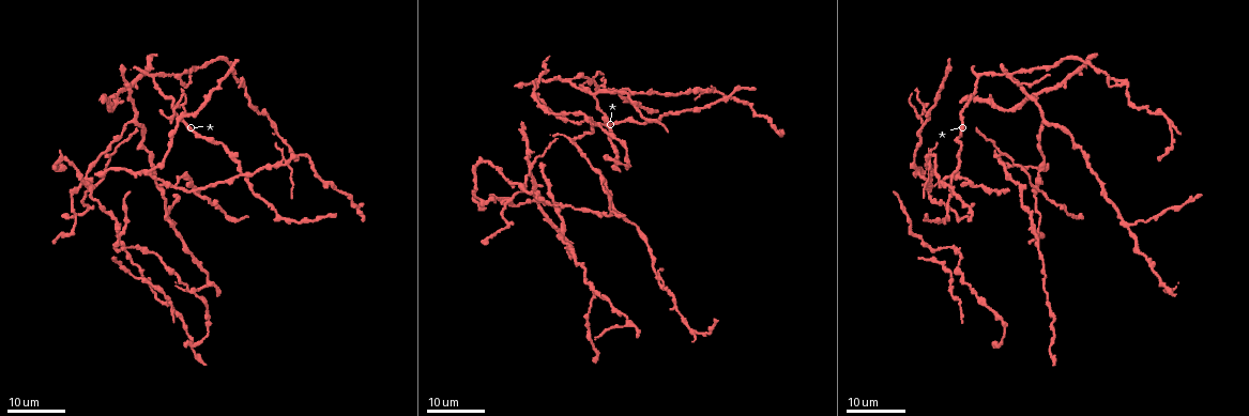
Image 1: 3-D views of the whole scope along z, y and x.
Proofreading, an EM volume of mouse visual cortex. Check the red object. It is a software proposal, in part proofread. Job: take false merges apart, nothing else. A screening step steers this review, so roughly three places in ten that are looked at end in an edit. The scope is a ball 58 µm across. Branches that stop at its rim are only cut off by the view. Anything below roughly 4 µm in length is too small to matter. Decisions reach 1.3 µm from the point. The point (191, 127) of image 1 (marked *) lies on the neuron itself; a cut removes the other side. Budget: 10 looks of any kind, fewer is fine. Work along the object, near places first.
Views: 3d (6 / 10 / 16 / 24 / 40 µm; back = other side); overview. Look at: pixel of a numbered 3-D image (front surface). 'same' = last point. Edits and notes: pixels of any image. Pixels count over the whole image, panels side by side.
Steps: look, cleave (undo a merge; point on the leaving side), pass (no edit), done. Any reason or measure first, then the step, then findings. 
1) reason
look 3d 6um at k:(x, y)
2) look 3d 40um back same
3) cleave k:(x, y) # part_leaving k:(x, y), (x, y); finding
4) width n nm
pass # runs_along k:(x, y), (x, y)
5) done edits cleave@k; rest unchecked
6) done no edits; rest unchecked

look 3d 16um at 1:(197, 192)

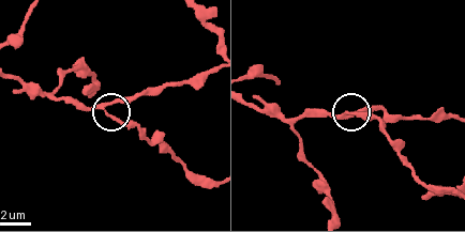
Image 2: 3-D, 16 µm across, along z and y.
closer look
look 3d 10um at 2:(105, 113)

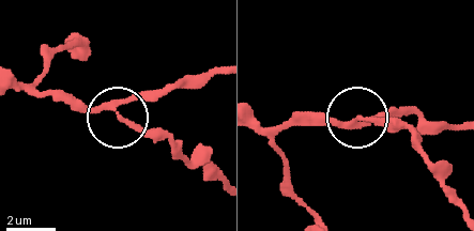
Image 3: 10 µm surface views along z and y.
side_arm 14 um; arms 3
pass # one neuron here

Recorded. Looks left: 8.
look 3d 24um at 1:(289, 161)

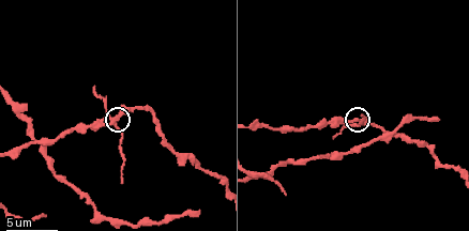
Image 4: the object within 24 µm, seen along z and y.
look 3d 6um at 4:(358, 118)

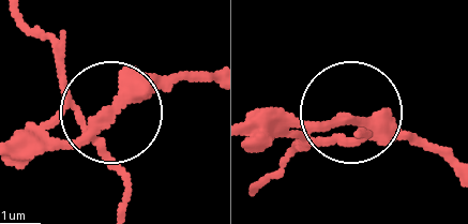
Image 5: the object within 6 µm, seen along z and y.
cleave 5:(53, 50) # a second neuron is stuck on

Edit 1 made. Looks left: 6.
look overview

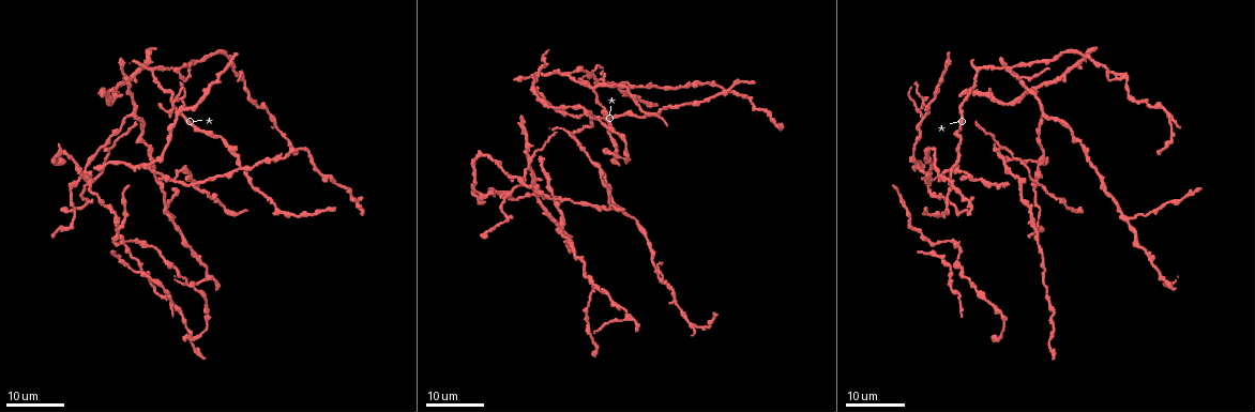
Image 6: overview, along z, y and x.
three arms meet
look 3d 16um at 6:(178, 70)

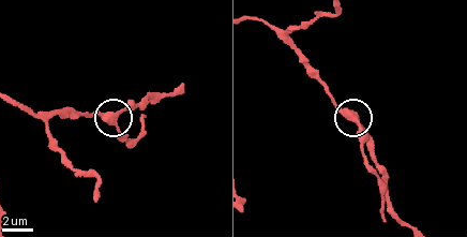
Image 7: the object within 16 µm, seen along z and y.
look 3d 10um at 7:(354, 117)

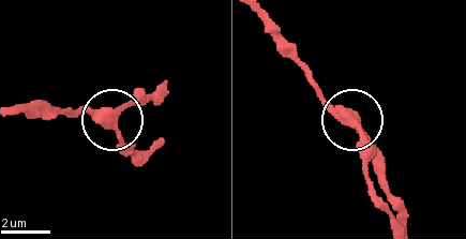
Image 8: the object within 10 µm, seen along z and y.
other side
look 3d 10um back at 8:(113, 120)

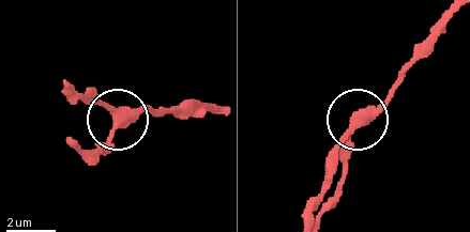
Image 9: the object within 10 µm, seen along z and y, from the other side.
width 340 nm
pass # runs_along 9:(448, 18), (394, 92), (360, 117), (342, 157); one neuron here

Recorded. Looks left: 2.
arms part here
look 3d 24um at 6:(916, 163)

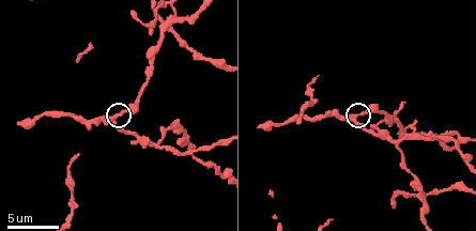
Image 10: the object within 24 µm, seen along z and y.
closer look
look 3d 6um at 10:(355, 117)

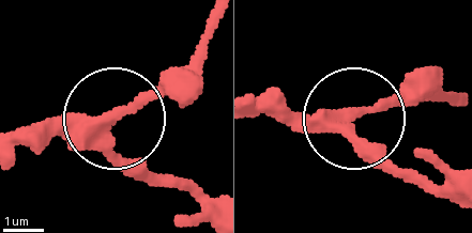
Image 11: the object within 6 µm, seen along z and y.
side_arm 28 um
pass # runs_along 11:(209, 207), (148, 176), (117, 136), (120, 119), (195, 47); all the same neuron

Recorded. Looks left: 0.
done edits cleave@5; rest unchecked

